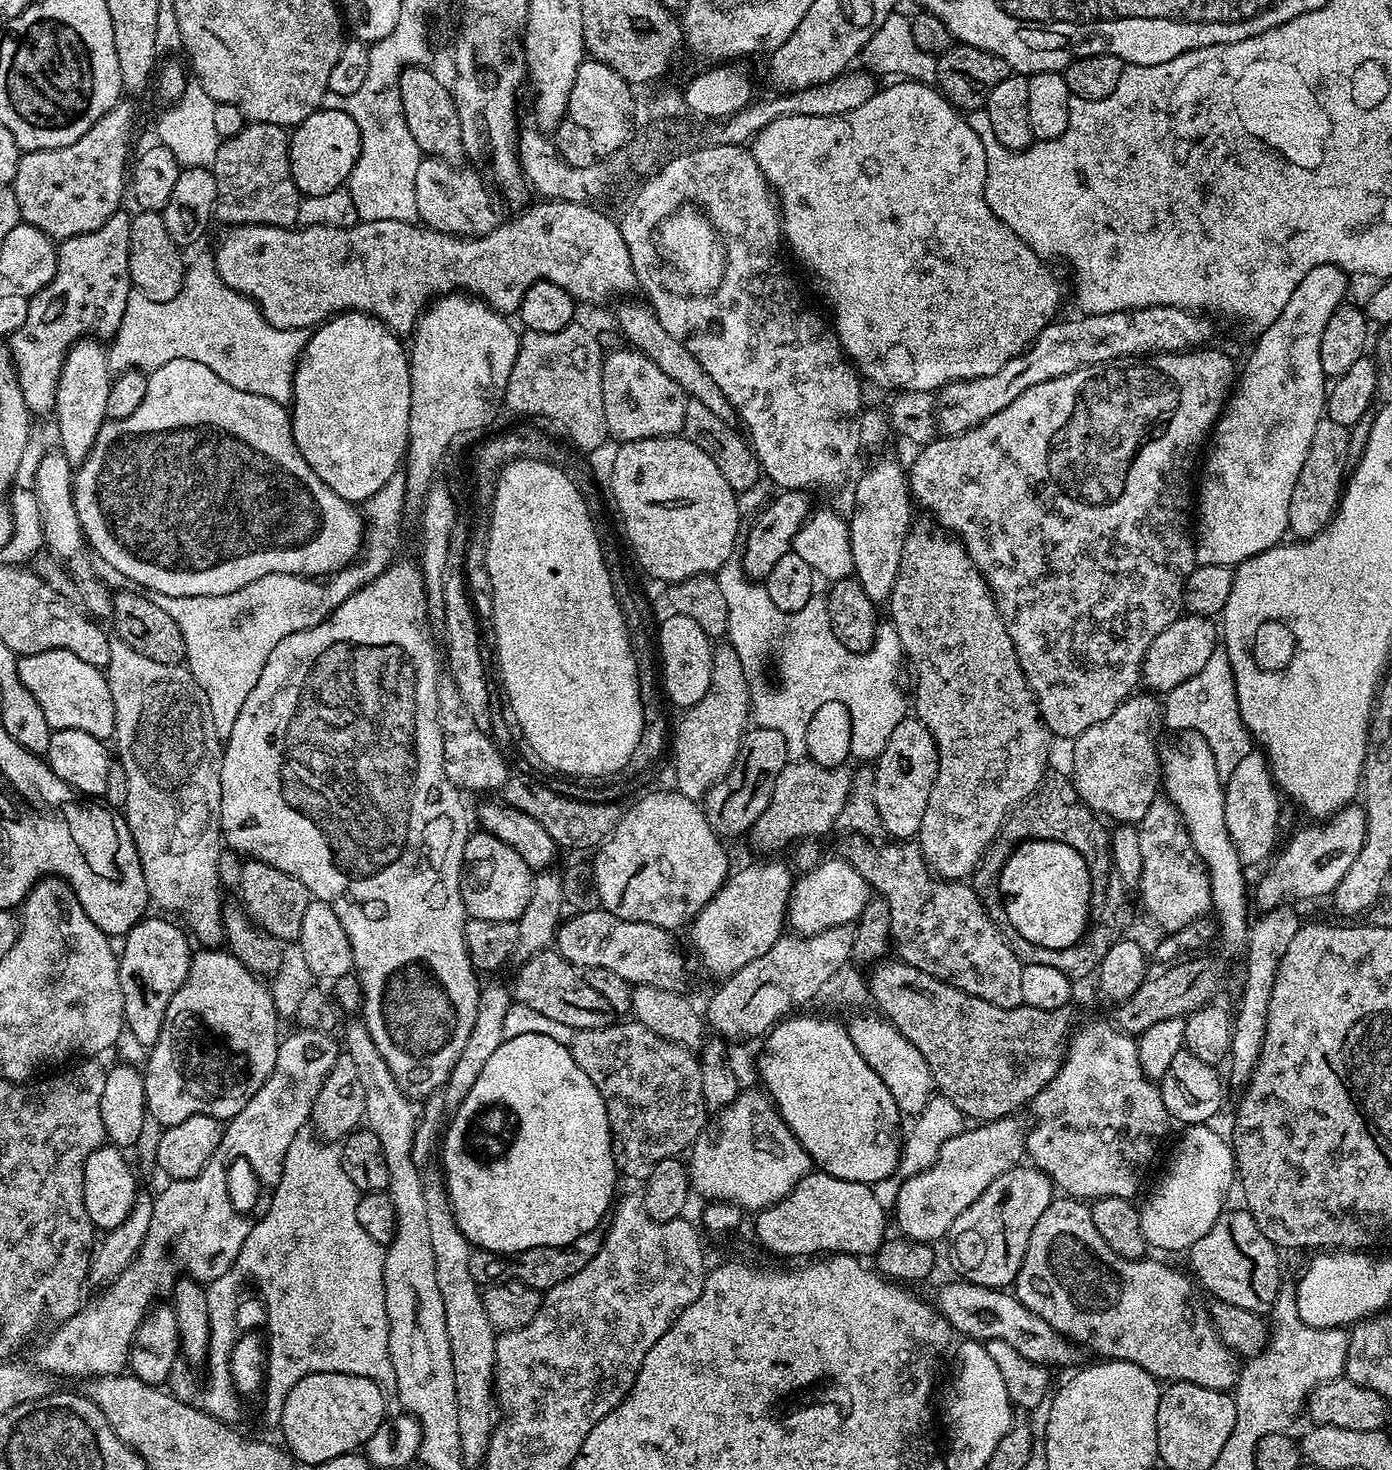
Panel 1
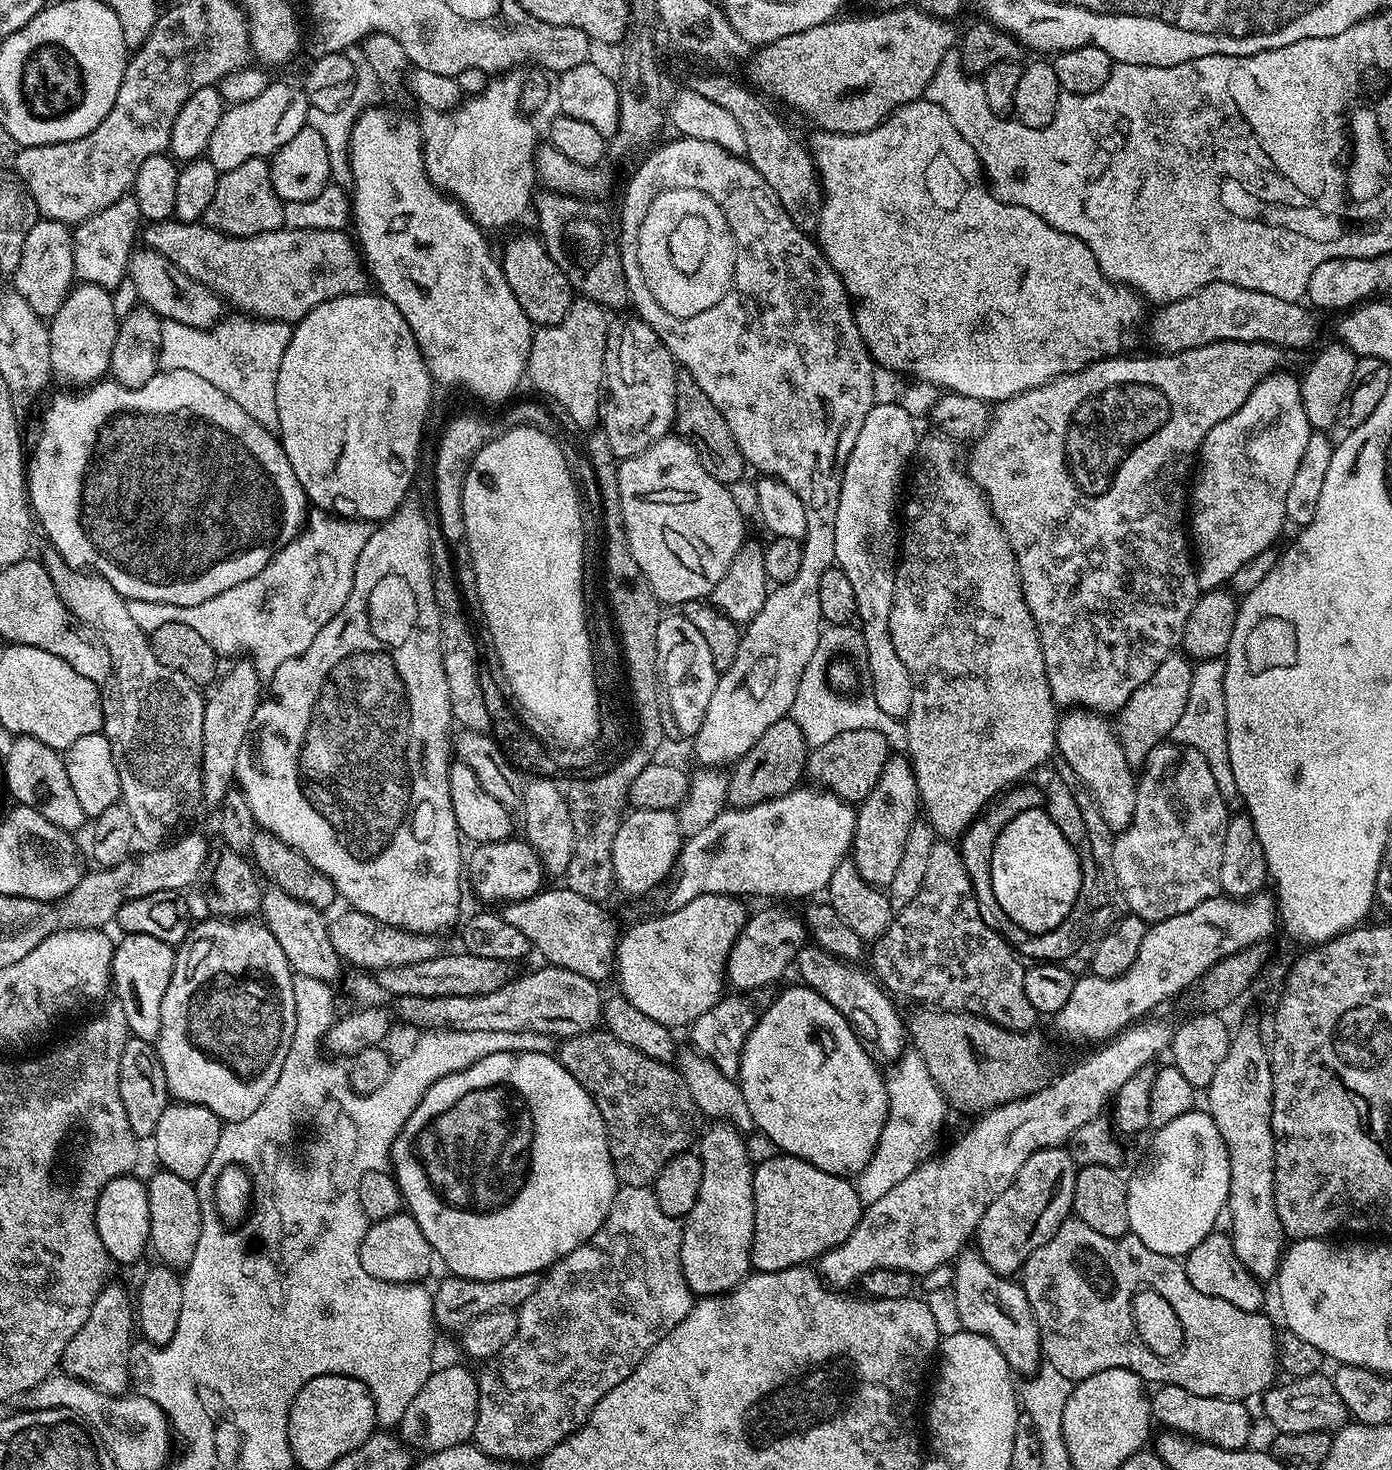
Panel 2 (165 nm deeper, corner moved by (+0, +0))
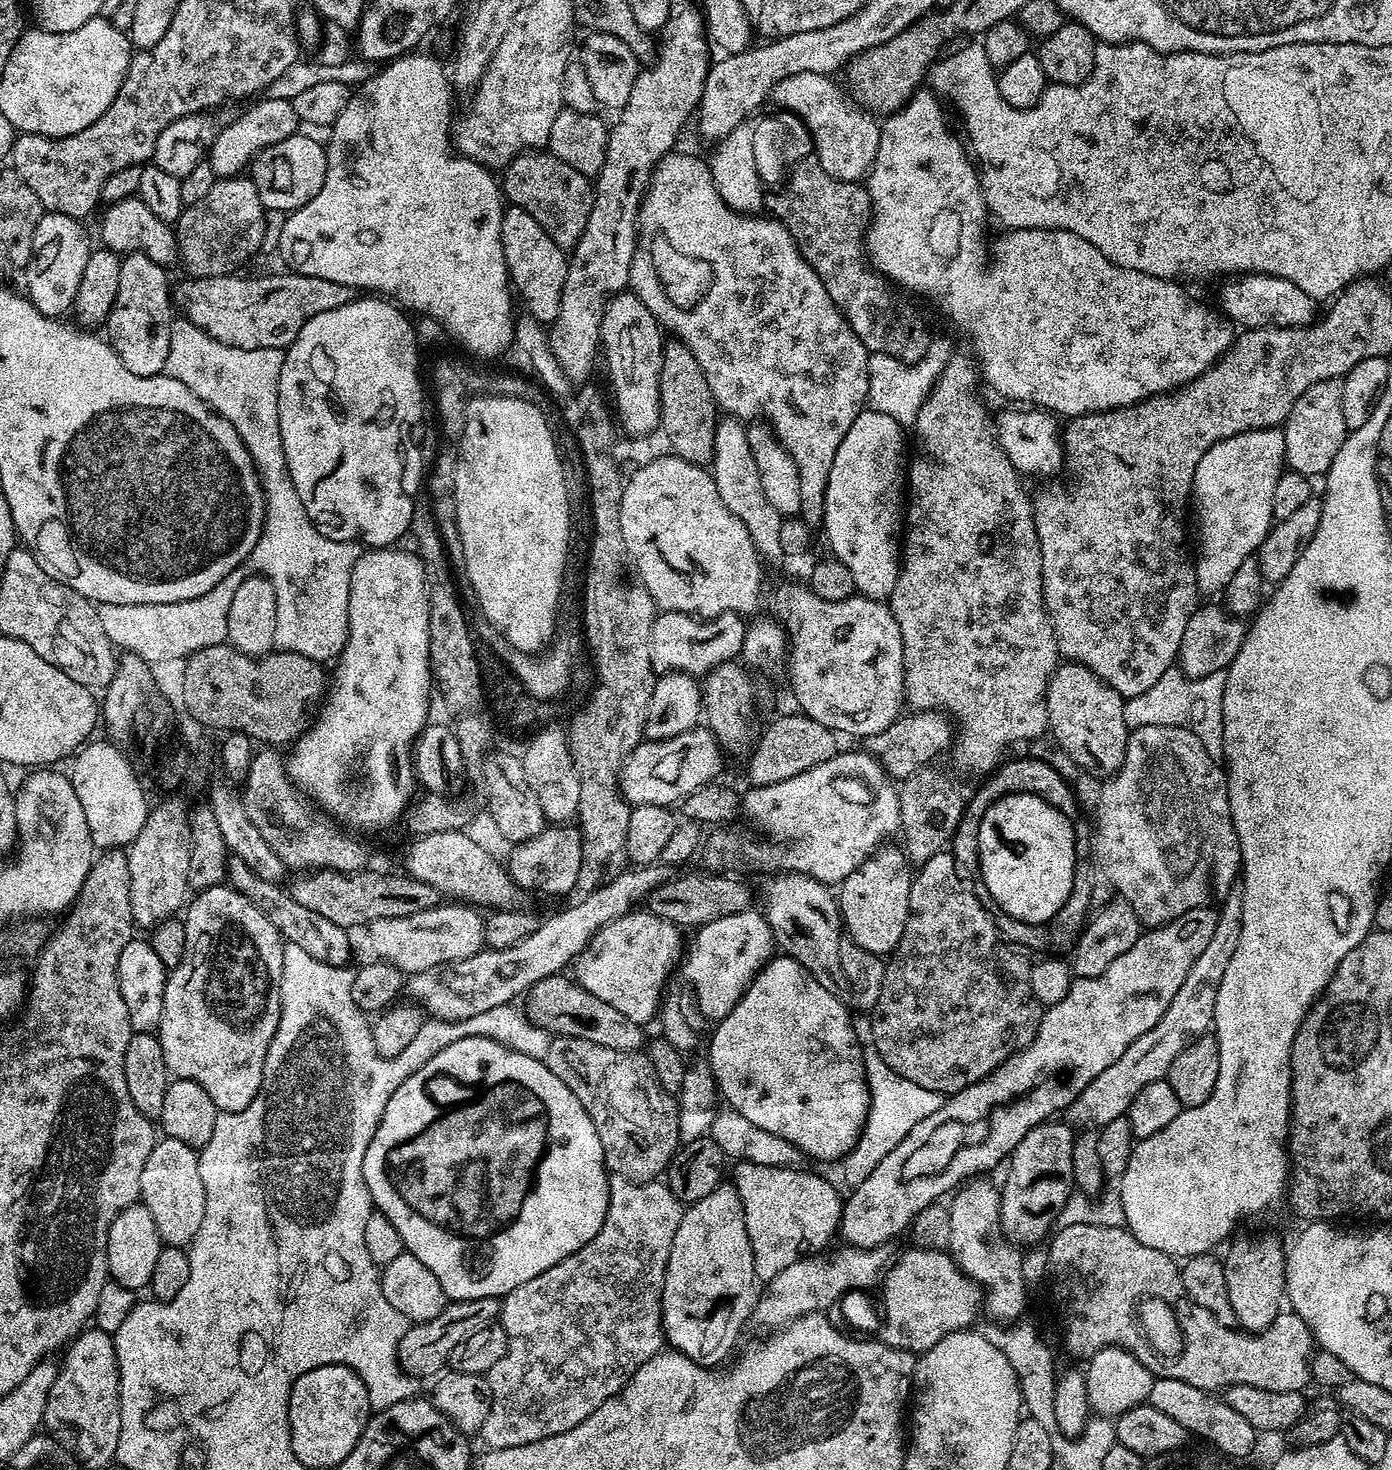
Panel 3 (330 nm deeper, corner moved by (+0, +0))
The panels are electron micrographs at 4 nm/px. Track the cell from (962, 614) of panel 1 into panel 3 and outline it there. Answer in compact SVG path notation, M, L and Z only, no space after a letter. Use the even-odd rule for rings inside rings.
M967 351L957 356L949 355L944 362L944 369L932 392L926 398L922 410L914 425L916 431L916 457L911 457L910 467L906 472L906 492L910 503L906 508L906 531L902 536L902 559L898 582L890 597L890 607L902 630L902 650L904 651L904 695L907 703L917 712L943 712L955 724L954 739L950 757L964 772L984 772L988 774L1001 763L1008 744L1019 740L1031 742L1048 732L1048 711L1046 694L1048 683L1058 667L1056 635L1048 612L1044 609L1044 591L1042 590L1042 554L1038 546L1038 534L1034 526L1032 500L1024 493L1020 485L1021 473L1017 472L1010 458L1000 449L994 436L994 424L990 412L980 405L976 397L976 380L978 384L978 365Z

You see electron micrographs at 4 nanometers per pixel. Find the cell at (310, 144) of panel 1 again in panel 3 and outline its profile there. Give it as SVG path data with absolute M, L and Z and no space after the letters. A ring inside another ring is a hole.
M299 134L257 153L250 164L250 178L254 186L258 186L258 198L262 198L265 209L269 213L287 214L306 206L306 202L310 202L310 198L322 190L327 157L325 145Z

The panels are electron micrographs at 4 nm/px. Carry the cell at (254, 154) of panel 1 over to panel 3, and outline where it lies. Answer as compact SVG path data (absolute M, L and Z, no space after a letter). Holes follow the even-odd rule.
M239 174L216 179L206 198L187 205L174 221L179 263L184 263L187 275L192 278L235 273L239 264L246 263L263 246L267 218L262 198L258 198L258 186L254 186L251 178Z

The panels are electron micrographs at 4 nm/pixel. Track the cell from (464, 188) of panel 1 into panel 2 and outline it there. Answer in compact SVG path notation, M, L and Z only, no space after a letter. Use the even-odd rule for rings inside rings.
M513 70L489 79L492 81L490 81L477 96L470 97L469 95L467 99L457 105L456 108L450 109L448 112L439 113L439 115L435 117L436 121L433 122L432 129L427 129L424 137L424 165L428 171L428 177L432 179L432 185L435 188L439 188L444 195L457 200L457 202L467 210L468 216L485 230L491 230L491 228L508 228L515 220L522 219L524 211L526 211L527 208L529 211L529 209L533 207L534 193L538 188L536 172L538 141L536 142L536 128L527 120L529 117L526 115L524 108L521 107L520 96L523 94L525 77L523 75L519 76L520 74L519 71Z

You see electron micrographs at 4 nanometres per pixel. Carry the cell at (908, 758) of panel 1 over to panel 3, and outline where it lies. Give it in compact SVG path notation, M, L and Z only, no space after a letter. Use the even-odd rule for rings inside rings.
M881 846L854 874L838 886L840 919L847 937L862 950L881 958L896 951L910 914L910 886L914 868L903 847Z

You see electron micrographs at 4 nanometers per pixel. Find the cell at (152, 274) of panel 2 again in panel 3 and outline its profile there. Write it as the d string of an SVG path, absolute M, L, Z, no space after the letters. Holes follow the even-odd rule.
M280 270L277 276L202 276L185 279L180 289L175 289L174 300L182 311L183 319L194 322L194 326L203 328L204 333L226 346L234 346L242 350L258 350L259 348L287 349L293 338L314 318L314 314L326 314L326 310L338 310L338 306L346 306L357 299L357 289L342 286L342 282L330 282L327 278L299 276L297 272Z

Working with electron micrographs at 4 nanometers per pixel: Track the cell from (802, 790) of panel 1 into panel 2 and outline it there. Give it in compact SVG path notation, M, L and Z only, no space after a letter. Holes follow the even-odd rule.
M846 730L846 734L838 734L838 738L830 738L830 742L822 742L822 746L809 751L806 776L813 785L833 792L838 799L847 800L849 804L856 806L868 797L870 790L874 790L878 778L882 778L882 768L886 766L889 755L890 745L876 730Z

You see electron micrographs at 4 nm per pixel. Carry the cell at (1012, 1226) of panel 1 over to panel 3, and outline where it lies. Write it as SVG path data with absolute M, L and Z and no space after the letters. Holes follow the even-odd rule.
M1056 1118L1045 1120L1018 1142L1010 1157L1012 1169L1004 1180L1004 1188L1002 1184L999 1189L1000 1225L1004 1235L1017 1246L1043 1241L1057 1227L1059 1212L1074 1193L1074 1128L1071 1123L1059 1124L1058 1121Z

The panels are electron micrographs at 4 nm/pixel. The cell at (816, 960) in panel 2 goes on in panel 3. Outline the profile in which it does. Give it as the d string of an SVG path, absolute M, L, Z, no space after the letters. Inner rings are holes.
M782 872L773 875L772 880L764 884L764 921L770 926L775 947L781 953L794 958L826 990L837 994L849 987L843 976L841 959L839 958L839 942L842 937L842 921L840 906L833 889L829 885L818 882L809 876L797 872Z

